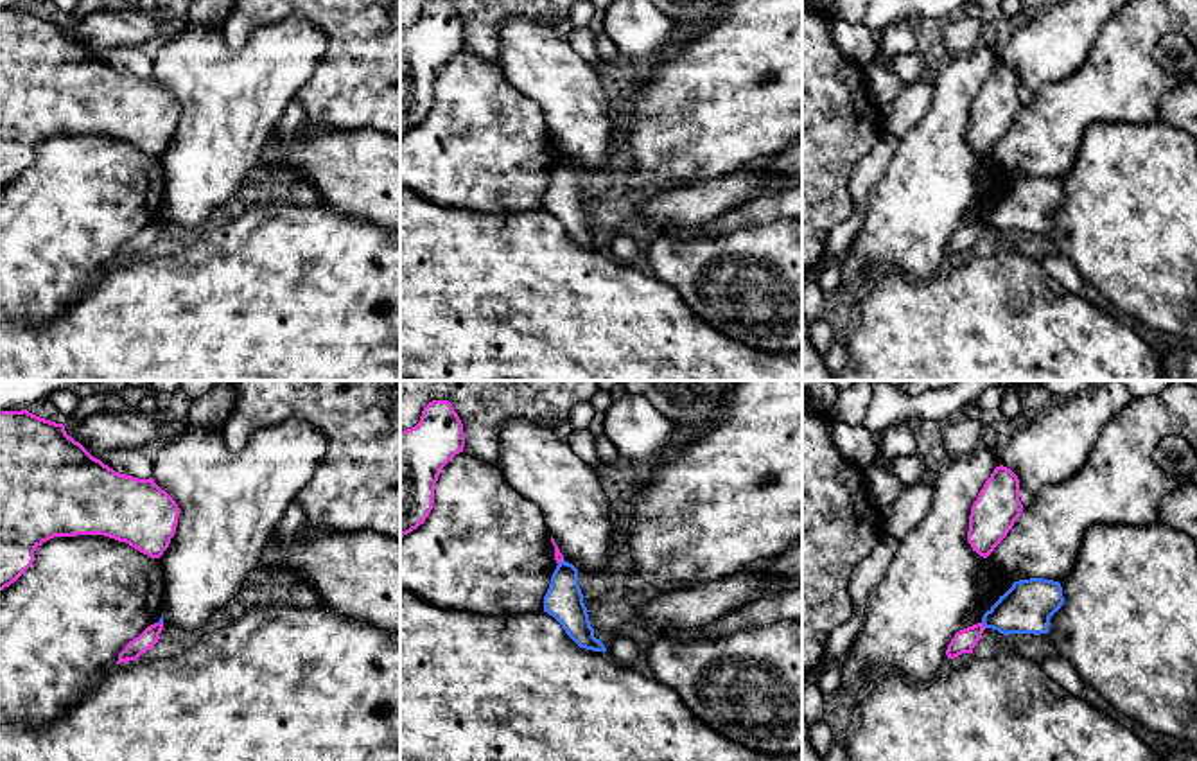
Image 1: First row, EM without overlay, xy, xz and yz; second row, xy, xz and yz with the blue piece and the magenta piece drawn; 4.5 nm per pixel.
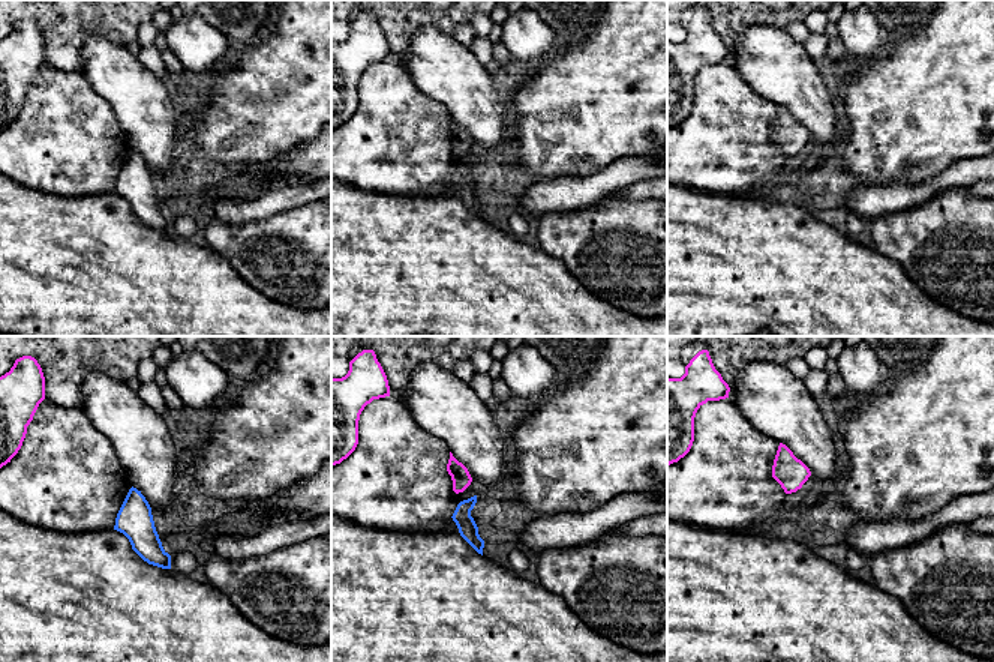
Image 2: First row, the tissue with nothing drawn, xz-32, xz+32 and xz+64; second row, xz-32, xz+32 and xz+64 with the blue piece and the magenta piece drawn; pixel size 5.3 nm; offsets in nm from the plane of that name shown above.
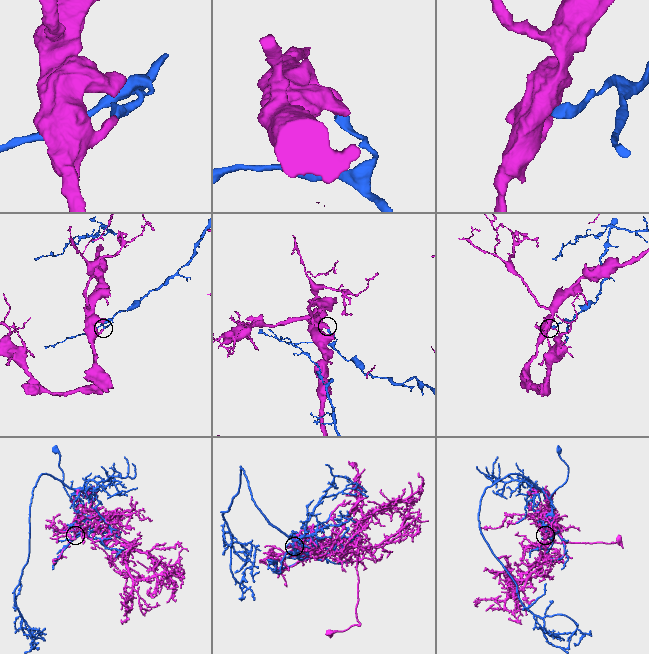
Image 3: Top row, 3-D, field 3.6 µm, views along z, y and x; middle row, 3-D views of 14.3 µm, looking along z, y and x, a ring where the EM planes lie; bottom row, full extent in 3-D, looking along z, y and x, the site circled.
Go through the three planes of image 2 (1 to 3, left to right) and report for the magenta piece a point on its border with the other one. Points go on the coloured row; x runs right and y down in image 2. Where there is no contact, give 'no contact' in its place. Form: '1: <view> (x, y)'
1: no contact
2: no contact
3: no contact

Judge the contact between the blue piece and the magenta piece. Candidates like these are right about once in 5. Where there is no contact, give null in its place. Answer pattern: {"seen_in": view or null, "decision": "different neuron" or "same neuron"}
{"seen_in": "yz", "decision": "different neuron"}

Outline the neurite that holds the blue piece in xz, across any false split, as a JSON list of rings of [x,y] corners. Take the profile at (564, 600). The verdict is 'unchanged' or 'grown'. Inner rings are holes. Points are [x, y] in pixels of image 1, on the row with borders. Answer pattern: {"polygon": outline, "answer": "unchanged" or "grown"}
{"polygon": [[[564,560],[556,565],[544,596],[544,612],[553,616],[580,648],[607,652],[605,644],[594,637],[578,585],[578,569],[572,564]]], "answer": "unchanged"}

